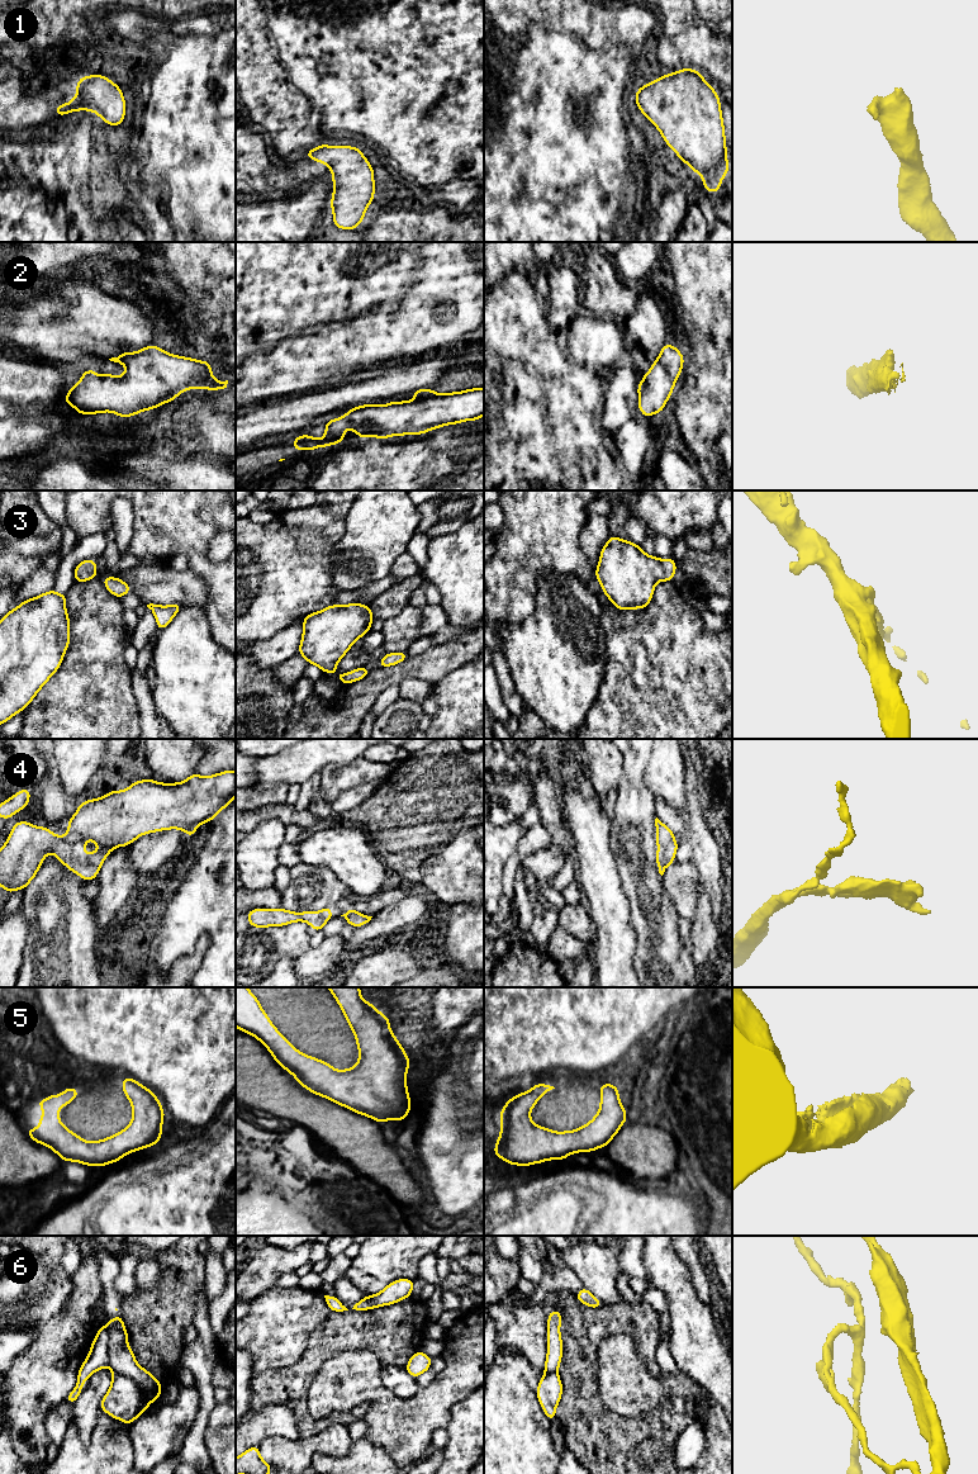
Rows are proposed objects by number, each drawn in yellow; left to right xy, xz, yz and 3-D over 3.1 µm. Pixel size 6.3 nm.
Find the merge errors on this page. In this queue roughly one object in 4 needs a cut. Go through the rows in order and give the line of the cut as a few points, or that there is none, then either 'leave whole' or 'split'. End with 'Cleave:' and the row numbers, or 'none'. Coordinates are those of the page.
1: cut none; leave whole
2: cut none; leave whole
3: cut none; leave whole
4: cut none; leave whole
5: cut none; leave whole
6: cut xy (113, 1370), (127, 1375), (151, 1401); split
Cleave: 6

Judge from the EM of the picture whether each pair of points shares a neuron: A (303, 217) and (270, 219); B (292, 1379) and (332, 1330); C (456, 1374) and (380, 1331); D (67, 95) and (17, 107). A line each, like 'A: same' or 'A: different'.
A: different
B: same
C: different
D: same

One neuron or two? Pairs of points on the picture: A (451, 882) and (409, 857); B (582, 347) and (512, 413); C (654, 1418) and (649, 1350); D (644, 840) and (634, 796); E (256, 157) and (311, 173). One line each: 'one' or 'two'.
A: two
B: two
C: one
D: one
E: one

